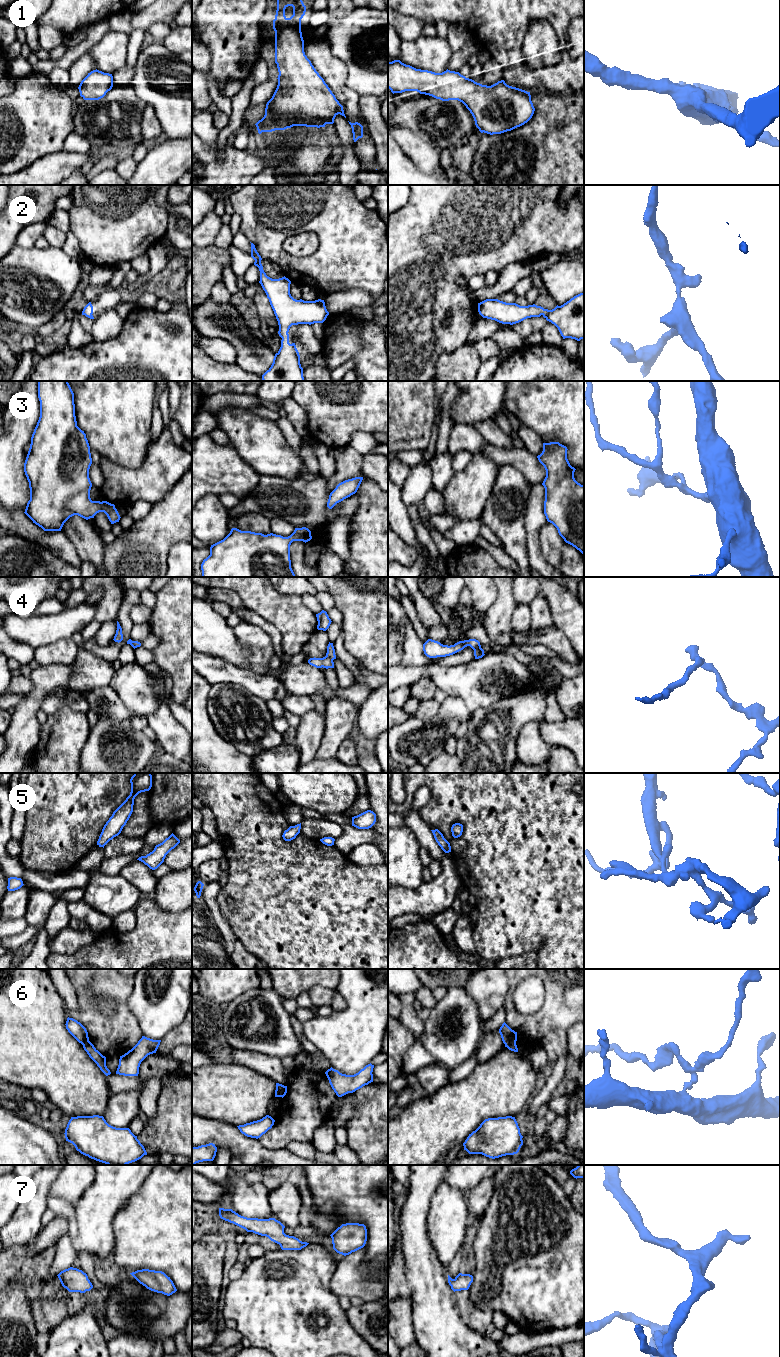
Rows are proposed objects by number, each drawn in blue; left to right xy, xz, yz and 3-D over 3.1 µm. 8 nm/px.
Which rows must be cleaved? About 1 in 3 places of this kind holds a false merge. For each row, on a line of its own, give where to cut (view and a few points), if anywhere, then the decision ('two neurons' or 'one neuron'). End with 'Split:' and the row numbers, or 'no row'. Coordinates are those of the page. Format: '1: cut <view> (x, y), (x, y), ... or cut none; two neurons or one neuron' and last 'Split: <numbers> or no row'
1: cut none; one neuron
2: cut none; one neuron
3: cut none; one neuron
4: cut xz (325, 656), (332, 660); two neurons
5: cut none; one neuron
6: cut yz (515, 1042), (508, 1042), (505, 1045); two neurons
7: cut none; one neuron
Split: 4, 6

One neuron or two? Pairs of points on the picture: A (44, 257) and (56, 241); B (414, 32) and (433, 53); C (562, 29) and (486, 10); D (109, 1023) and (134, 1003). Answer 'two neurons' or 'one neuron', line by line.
A: two neurons
B: two neurons
C: one neuron
D: two neurons

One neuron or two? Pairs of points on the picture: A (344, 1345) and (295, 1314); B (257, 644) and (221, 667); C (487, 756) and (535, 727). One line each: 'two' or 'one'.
A: one
B: two
C: two

